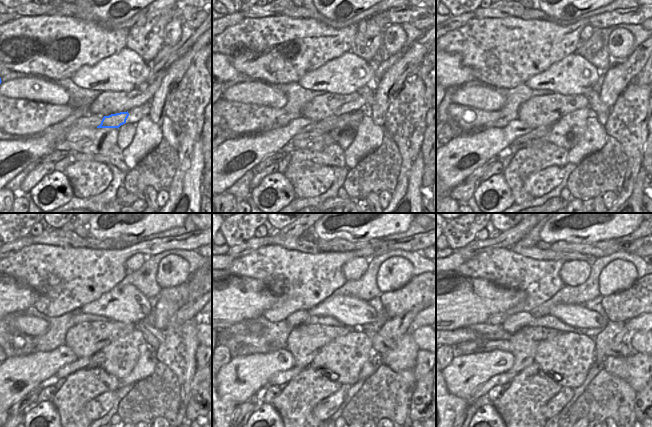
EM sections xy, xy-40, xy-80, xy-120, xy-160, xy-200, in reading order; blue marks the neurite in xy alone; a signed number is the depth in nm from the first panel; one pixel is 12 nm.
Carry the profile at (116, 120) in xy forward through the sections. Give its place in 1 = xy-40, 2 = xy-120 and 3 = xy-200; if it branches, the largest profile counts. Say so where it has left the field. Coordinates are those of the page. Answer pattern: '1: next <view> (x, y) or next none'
1: next xy-40 (326, 125)
2: next xy-120 (80, 363)
3: next xy-200 (456, 405)

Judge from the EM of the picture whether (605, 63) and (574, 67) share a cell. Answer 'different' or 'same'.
different

